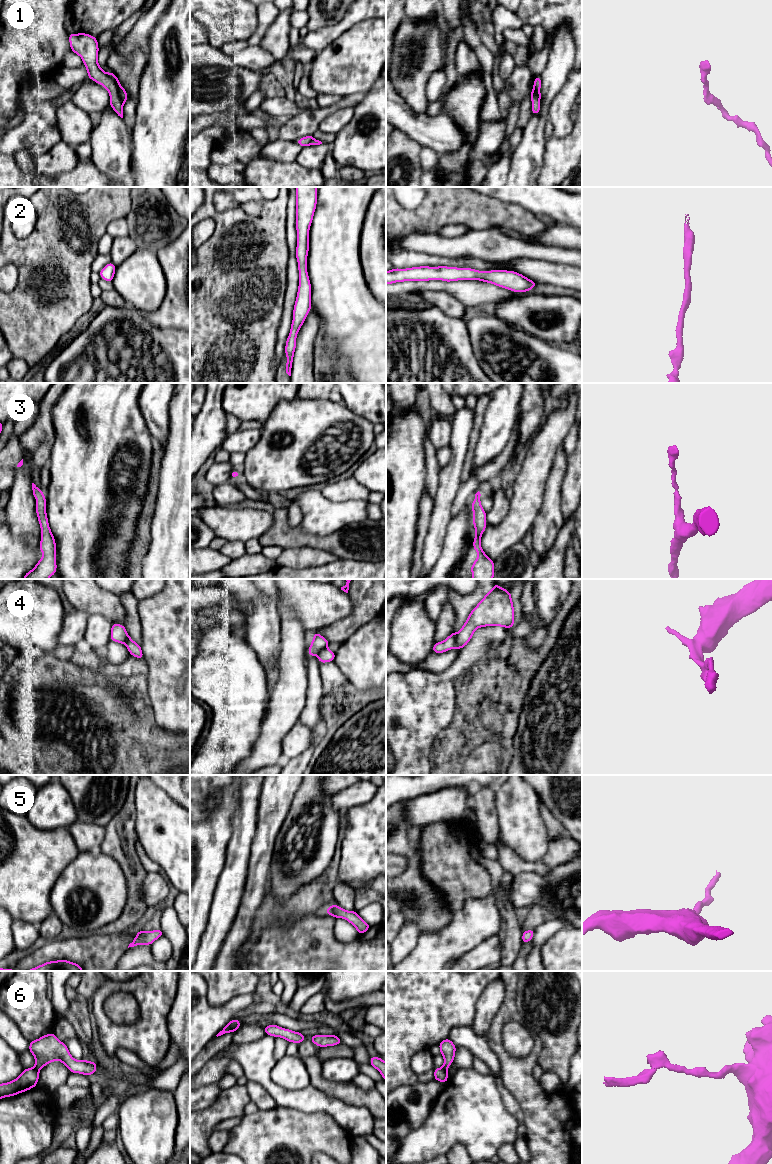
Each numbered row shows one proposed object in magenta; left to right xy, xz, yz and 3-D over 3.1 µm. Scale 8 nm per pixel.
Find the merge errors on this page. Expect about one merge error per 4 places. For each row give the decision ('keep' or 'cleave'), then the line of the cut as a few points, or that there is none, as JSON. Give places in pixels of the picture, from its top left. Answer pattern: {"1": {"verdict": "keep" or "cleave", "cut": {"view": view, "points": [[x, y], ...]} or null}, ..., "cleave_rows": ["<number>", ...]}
{"1": {"verdict": "cleave", "cut": {"view": "xy", "points": [[107, 73], [115, 82], [119, 98], [123, 103]]}}, "2": {"verdict": "keep", "cut": null}, "3": {"verdict": "keep", "cut": null}, "4": {"verdict": "cleave", "cut": {"view": "yz", "points": [[457, 633], [453, 647]]}}, "5": {"verdict": "keep", "cut": null}, "6": {"verdict": "cleave", "cut": {"view": "yz", "points": [[442, 1067], [446, 1070]]}}, "cleave_rows": ["1", "4", "6"]}

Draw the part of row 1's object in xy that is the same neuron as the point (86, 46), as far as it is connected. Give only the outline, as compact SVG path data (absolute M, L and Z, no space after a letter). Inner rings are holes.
M70 33L69 43L71 51L82 58L83 65L87 68L88 78L107 89L110 95L109 105L118 116L123 118L123 103L120 99L116 82L98 64L99 47L97 37L86 33Z

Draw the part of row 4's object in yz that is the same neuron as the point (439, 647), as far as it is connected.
M452 632L449 637L447 637L442 642L435 642L432 652L434 653L444 653L454 648L456 643L457 633Z

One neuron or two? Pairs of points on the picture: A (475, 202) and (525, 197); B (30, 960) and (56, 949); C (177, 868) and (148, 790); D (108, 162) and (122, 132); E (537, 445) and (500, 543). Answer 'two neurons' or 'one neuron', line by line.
A: two neurons
B: one neuron
C: one neuron
D: one neuron
E: one neuron

